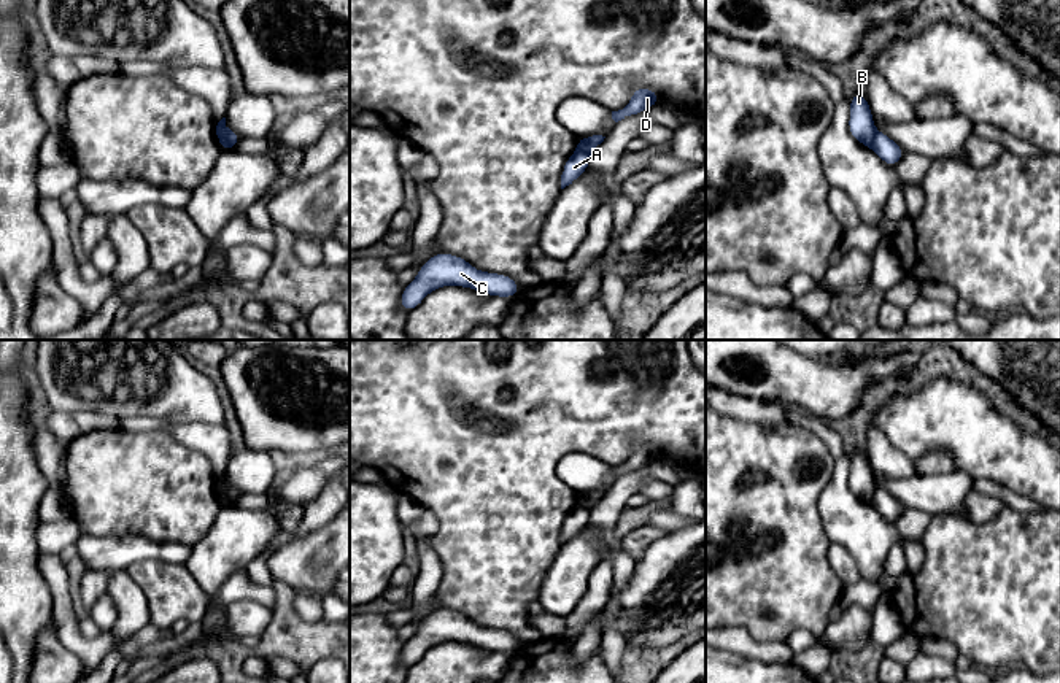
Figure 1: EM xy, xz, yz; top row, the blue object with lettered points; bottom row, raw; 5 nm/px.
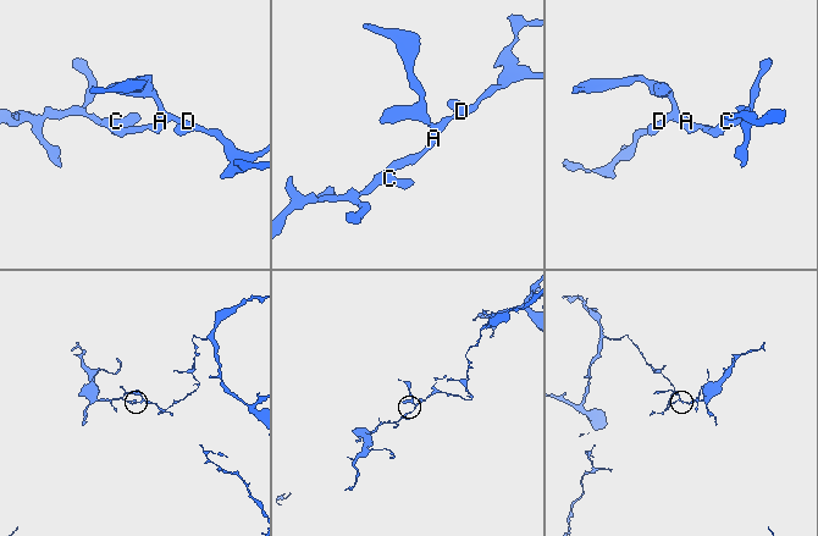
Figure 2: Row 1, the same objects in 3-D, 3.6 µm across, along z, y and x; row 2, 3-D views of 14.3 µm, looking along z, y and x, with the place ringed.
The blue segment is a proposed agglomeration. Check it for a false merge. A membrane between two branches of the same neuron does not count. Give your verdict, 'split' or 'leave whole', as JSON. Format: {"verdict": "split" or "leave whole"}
{"verdict": "split"}

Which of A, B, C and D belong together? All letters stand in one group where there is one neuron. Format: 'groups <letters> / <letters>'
groups A C / B D

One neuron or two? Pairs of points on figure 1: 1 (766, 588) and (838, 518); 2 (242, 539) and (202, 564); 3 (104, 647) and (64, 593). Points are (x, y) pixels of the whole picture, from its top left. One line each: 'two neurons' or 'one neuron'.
1: two neurons
2: one neuron
3: one neuron

